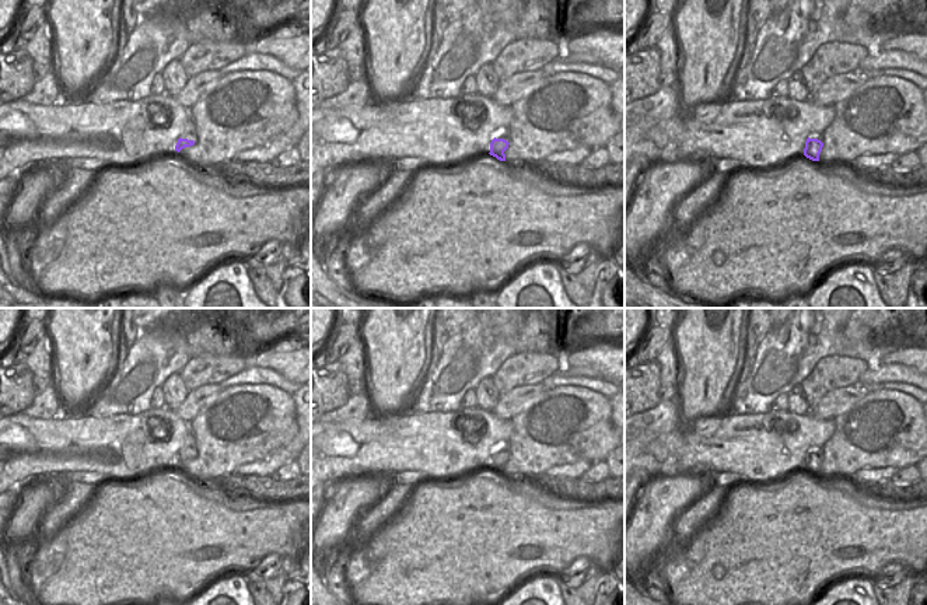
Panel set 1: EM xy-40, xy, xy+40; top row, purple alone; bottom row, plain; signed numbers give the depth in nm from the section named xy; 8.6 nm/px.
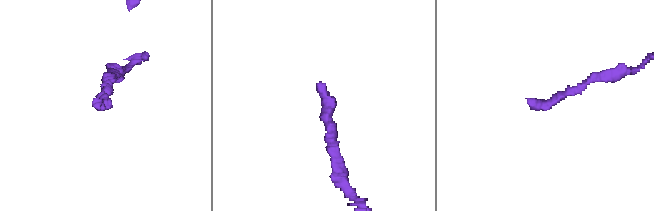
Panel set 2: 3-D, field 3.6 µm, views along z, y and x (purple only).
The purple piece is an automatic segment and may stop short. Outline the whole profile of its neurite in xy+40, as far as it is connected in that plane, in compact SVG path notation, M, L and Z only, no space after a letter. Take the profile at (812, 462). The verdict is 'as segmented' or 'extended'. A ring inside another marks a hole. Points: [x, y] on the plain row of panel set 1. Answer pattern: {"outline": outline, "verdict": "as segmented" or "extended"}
{"outline": "M807 452L804 469L812 475L819 475L819 468L822 465L823 457L818 452Z", "verdict": "as segmented"}

